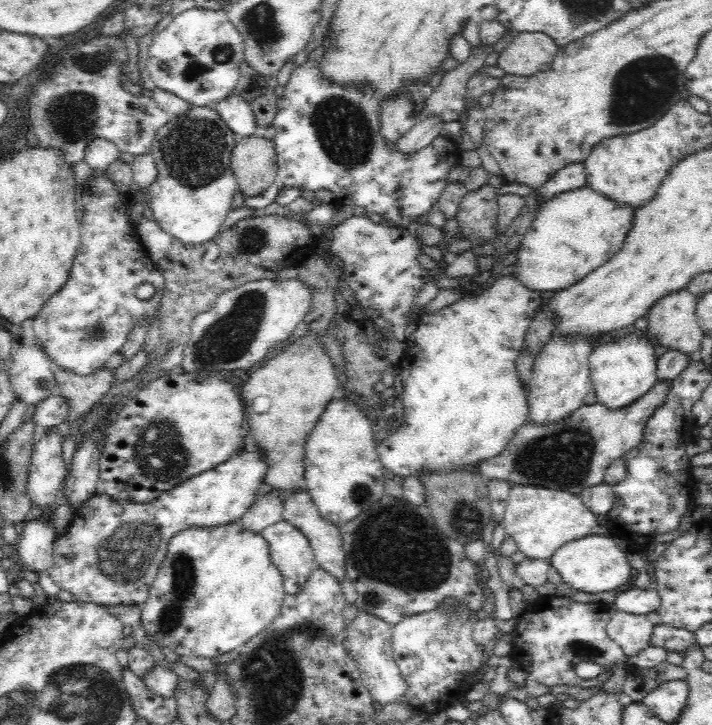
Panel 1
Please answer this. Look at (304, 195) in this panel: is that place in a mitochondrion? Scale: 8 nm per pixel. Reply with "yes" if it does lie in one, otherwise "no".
no

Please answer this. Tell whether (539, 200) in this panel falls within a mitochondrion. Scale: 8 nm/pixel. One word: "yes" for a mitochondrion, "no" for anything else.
no

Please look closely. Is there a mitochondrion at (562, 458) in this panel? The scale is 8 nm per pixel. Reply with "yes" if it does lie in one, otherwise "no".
yes

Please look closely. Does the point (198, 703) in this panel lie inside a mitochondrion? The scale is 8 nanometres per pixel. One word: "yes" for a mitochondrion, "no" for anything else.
no

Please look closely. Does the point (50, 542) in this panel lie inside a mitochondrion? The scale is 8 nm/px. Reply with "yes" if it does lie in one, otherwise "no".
no

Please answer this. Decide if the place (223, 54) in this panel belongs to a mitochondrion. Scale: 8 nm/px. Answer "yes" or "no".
yes

